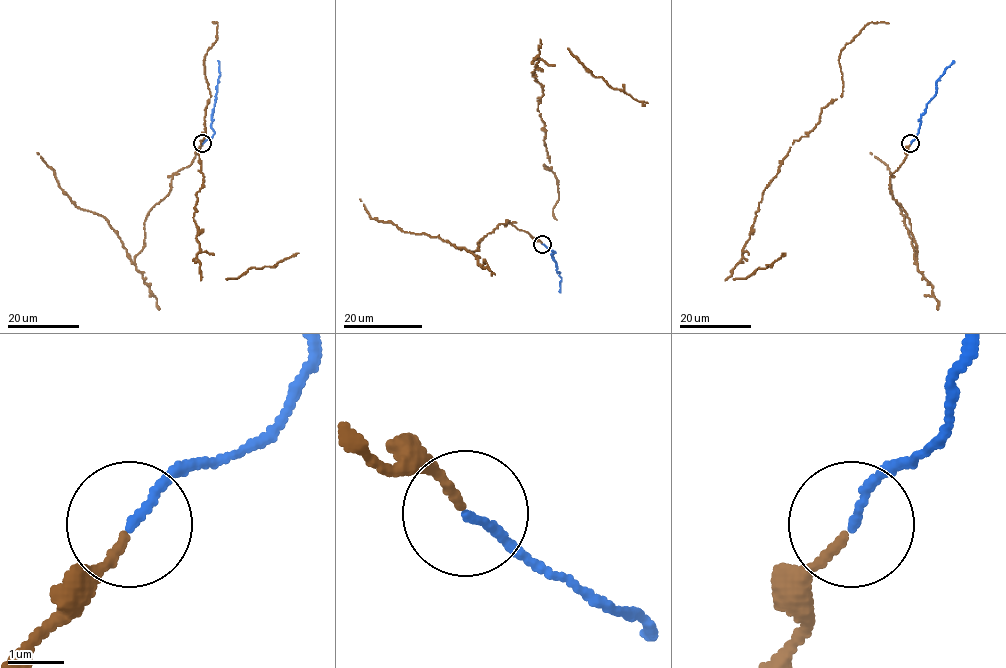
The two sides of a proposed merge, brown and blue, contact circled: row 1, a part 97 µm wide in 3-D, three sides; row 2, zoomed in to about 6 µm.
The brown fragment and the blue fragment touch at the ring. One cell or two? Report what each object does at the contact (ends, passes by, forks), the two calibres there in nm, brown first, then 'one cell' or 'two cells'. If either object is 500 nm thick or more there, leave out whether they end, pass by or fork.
brown ends | blue ends | 140/130 nm | one cell

